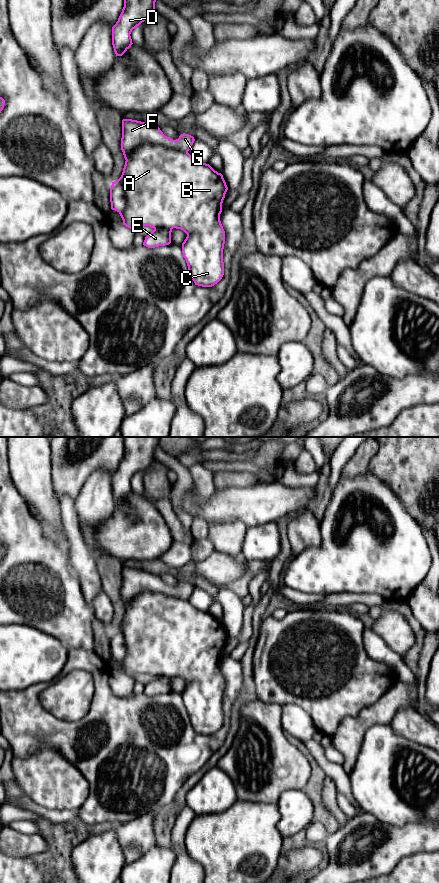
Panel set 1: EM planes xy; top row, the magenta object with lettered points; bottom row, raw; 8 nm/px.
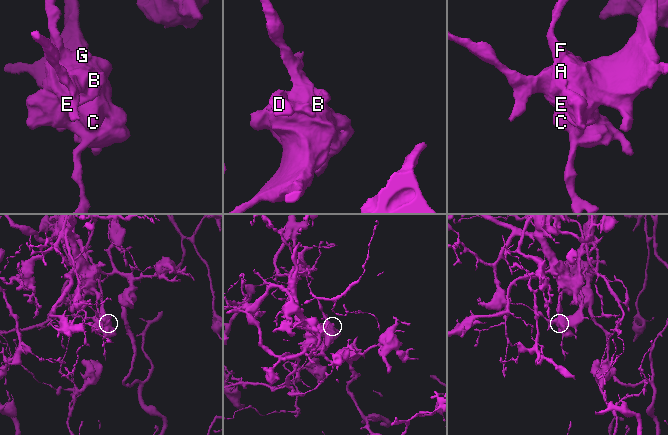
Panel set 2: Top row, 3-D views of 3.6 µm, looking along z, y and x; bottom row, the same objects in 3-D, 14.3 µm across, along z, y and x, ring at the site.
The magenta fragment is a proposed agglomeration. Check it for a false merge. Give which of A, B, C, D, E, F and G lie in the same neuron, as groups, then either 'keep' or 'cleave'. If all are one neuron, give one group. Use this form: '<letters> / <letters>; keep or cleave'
A B C / D E F G; cleave

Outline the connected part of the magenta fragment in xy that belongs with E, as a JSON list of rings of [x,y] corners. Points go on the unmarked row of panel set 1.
[[[157,675],[145,685],[143,693],[148,696],[169,693],[171,691],[172,676]]]

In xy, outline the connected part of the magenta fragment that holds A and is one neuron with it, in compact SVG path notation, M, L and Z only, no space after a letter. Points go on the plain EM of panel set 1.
M147 591L139 594L126 605L123 620L118 629L122 631L126 645L126 655L123 660L119 660L123 673L132 678L136 674L183 678L187 685L182 691L182 701L195 733L212 735L222 727L225 679L220 669L220 662L228 635L221 621L215 619L209 612L195 608L188 600Z

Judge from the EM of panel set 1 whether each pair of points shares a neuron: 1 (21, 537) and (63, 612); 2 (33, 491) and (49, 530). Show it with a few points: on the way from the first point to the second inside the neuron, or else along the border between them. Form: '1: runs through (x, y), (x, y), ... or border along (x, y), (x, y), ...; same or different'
1: runs through (40, 555), (59, 574), (59, 593); same
2: runs through (41, 501), (48, 513), (49, 520); same

